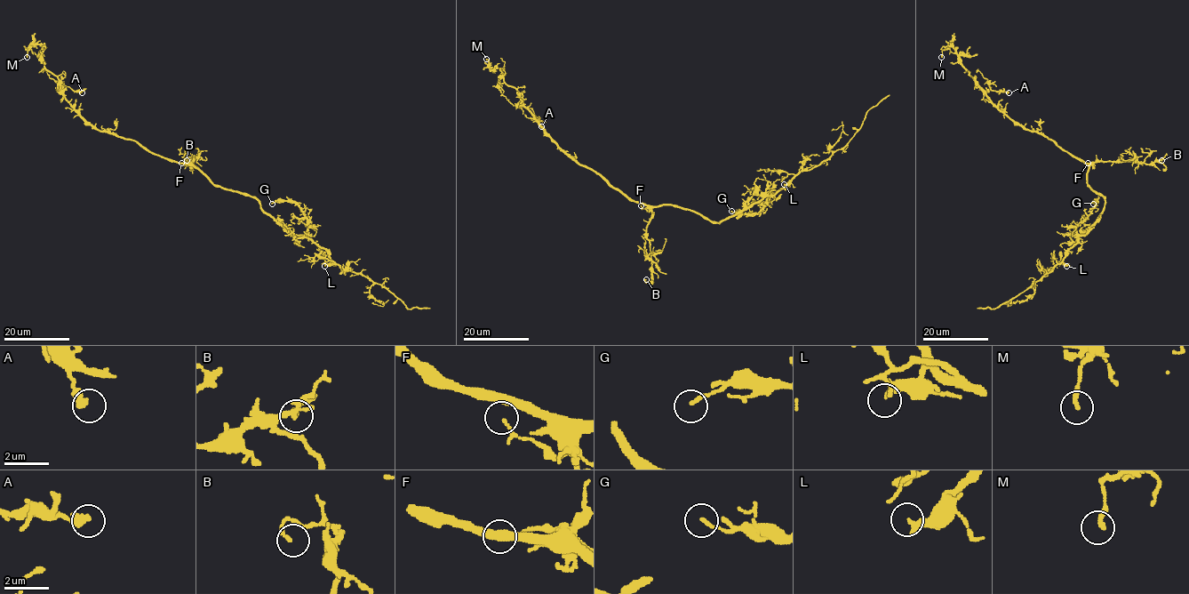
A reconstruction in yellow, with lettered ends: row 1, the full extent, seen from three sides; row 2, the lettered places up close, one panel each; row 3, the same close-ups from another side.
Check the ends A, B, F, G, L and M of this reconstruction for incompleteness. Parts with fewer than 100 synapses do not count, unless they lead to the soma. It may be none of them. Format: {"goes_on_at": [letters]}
{"goes_on_at": []}

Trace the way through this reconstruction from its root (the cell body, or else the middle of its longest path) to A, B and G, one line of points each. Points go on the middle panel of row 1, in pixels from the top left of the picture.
A: (673, 206), (651, 206), (630, 200), (598, 174), (573, 161), (521, 103), (517, 106), (530, 108), (541, 126)
B: (673, 206), (659, 204), (652, 209), (646, 238), (650, 244), (652, 278), (645, 282), (646, 279)
G: (673, 206), (696, 211), (720, 222), (749, 208), (766, 194), (767, 203), (755, 213), (731, 211)

